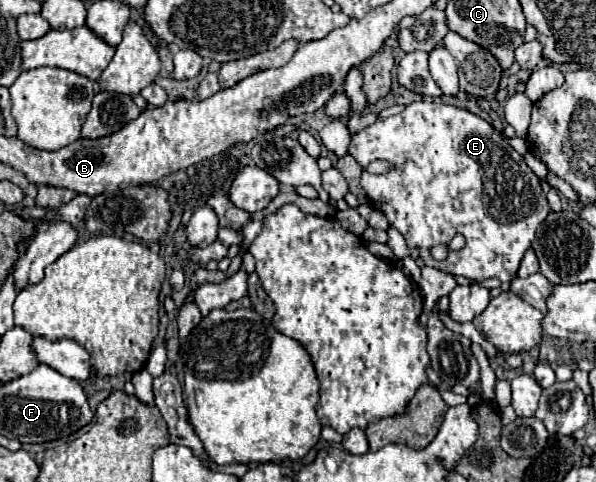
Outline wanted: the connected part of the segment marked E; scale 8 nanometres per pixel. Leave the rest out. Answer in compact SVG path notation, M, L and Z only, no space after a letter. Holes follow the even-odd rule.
M425 101L411 103L399 115L375 121L353 135L349 155L363 167L361 187L373 207L383 211L389 225L405 237L409 247L421 249L423 263L451 275L467 277L475 283L491 277L497 277L503 283L515 279L523 253L531 247L537 227L551 211L541 191L539 177L527 167L523 157L505 141L505 137L499 135L485 119L453 105ZM375 159L387 159L393 163L393 169L387 175L373 175L365 171L365 167ZM457 233L465 237L465 247L449 253L445 261L435 261L429 255L429 249L437 243L449 243Z

